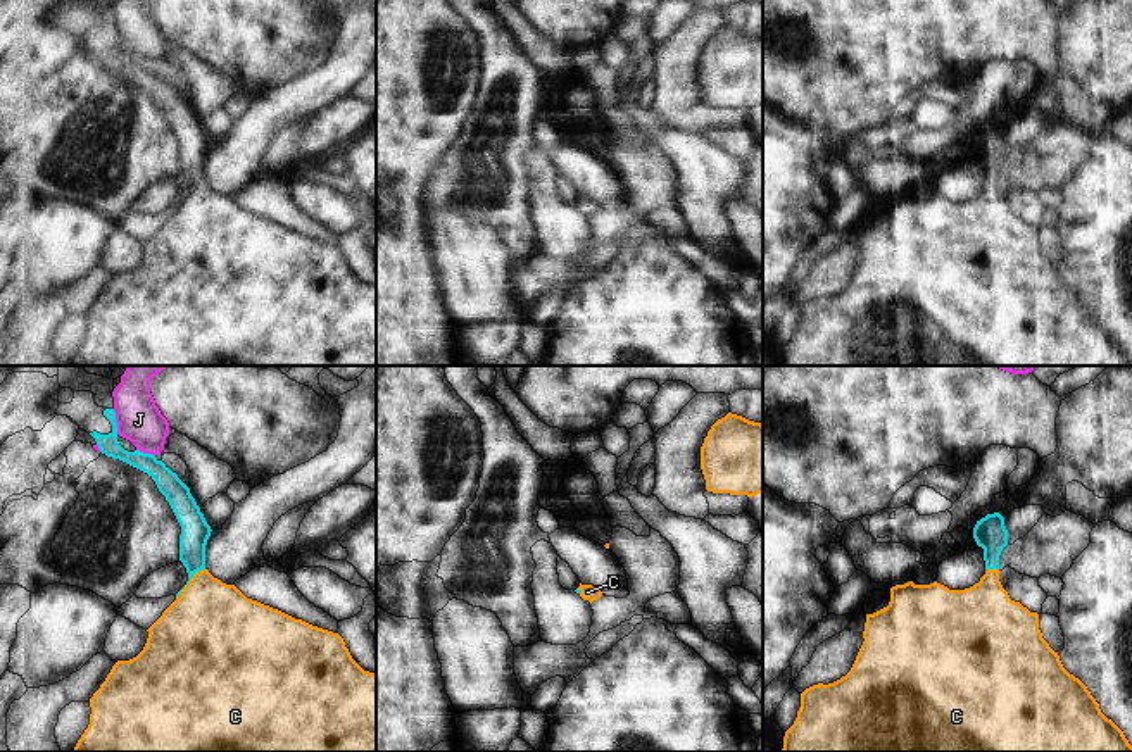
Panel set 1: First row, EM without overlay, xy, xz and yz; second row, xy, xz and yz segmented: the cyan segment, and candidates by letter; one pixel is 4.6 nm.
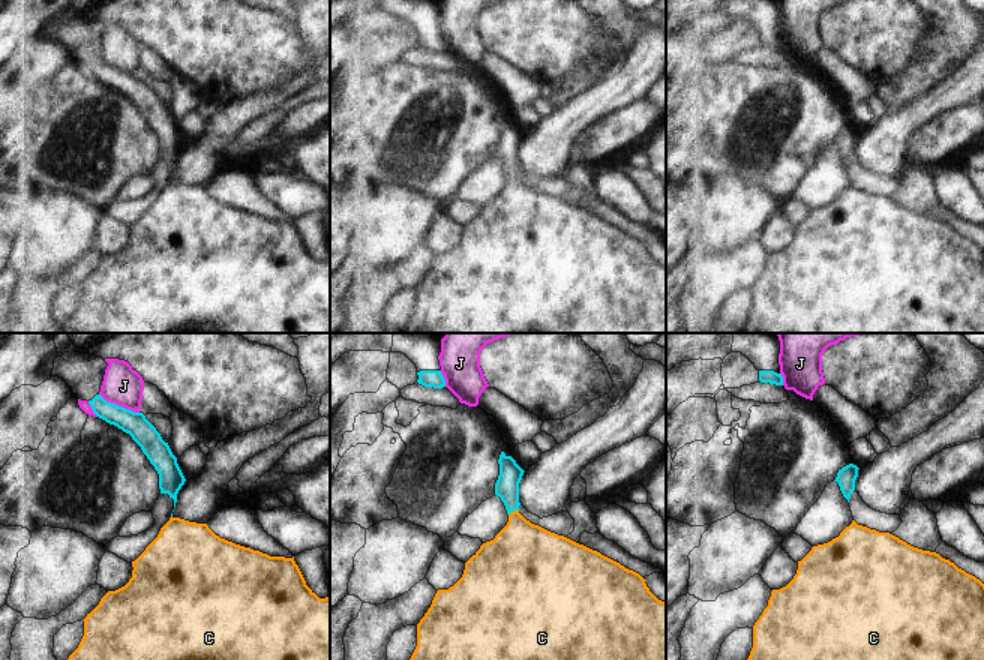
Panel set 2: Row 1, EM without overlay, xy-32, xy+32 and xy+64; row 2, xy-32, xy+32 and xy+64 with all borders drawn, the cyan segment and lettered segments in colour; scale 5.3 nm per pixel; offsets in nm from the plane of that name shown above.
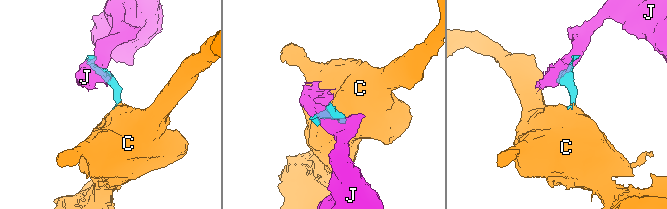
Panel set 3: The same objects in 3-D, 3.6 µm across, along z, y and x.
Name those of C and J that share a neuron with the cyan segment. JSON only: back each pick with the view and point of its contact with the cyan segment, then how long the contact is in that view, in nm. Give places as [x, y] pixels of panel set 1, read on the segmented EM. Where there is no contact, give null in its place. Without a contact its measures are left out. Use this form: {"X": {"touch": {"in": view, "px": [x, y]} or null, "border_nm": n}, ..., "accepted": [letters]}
{"C": {"touch": {"in": "xy", "px": [188, 582]}, "border_nm": 190}, "accepted": ["C"]}

